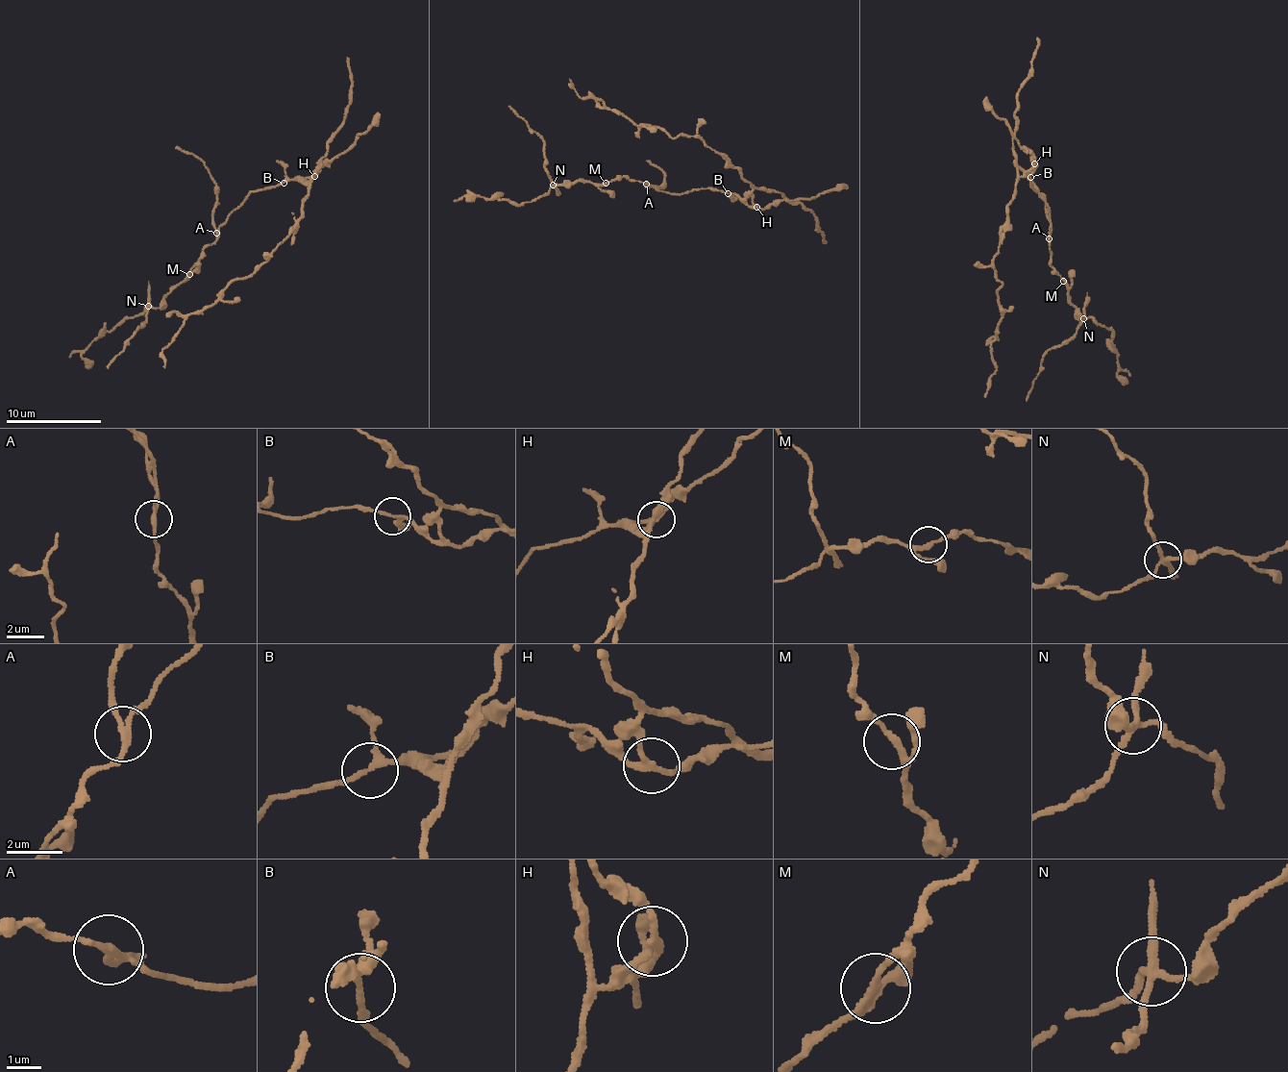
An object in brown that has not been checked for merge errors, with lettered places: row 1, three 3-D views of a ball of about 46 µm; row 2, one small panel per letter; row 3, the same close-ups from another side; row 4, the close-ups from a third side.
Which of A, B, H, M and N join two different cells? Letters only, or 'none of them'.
A, H, N

